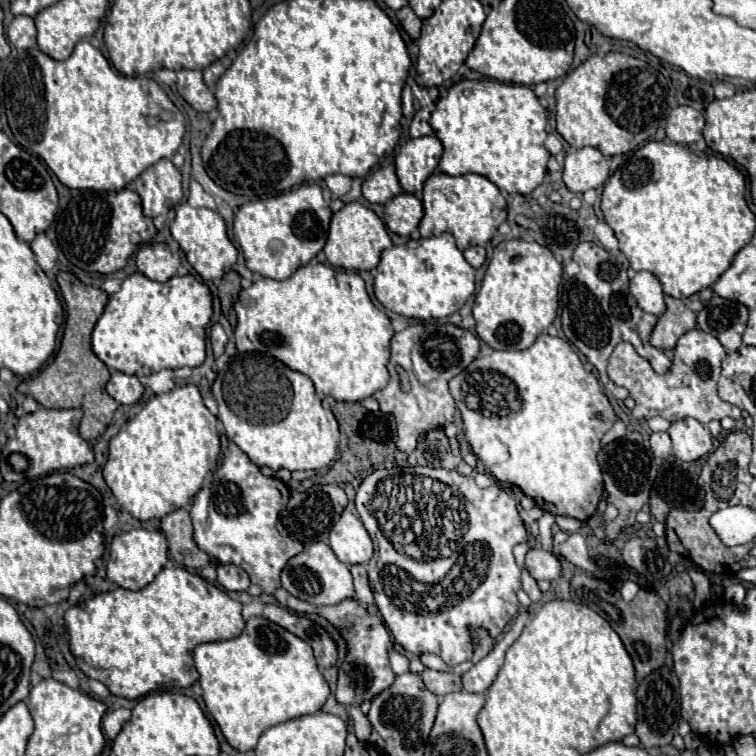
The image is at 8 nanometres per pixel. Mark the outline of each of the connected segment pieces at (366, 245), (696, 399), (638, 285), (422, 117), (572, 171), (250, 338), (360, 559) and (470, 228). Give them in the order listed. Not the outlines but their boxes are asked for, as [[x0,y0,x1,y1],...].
[[325,203,391,271],[607,329,741,425],[629,271,665,315],[411,108,433,137],[563,147,609,193],[235,263,393,401],[331,509,373,565],[419,173,507,251]]

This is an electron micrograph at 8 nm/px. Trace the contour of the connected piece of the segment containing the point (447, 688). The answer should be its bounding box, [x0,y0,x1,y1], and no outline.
[421,669,461,697]

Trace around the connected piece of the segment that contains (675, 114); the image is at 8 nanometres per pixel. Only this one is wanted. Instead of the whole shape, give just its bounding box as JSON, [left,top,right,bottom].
[665,105,705,145]

